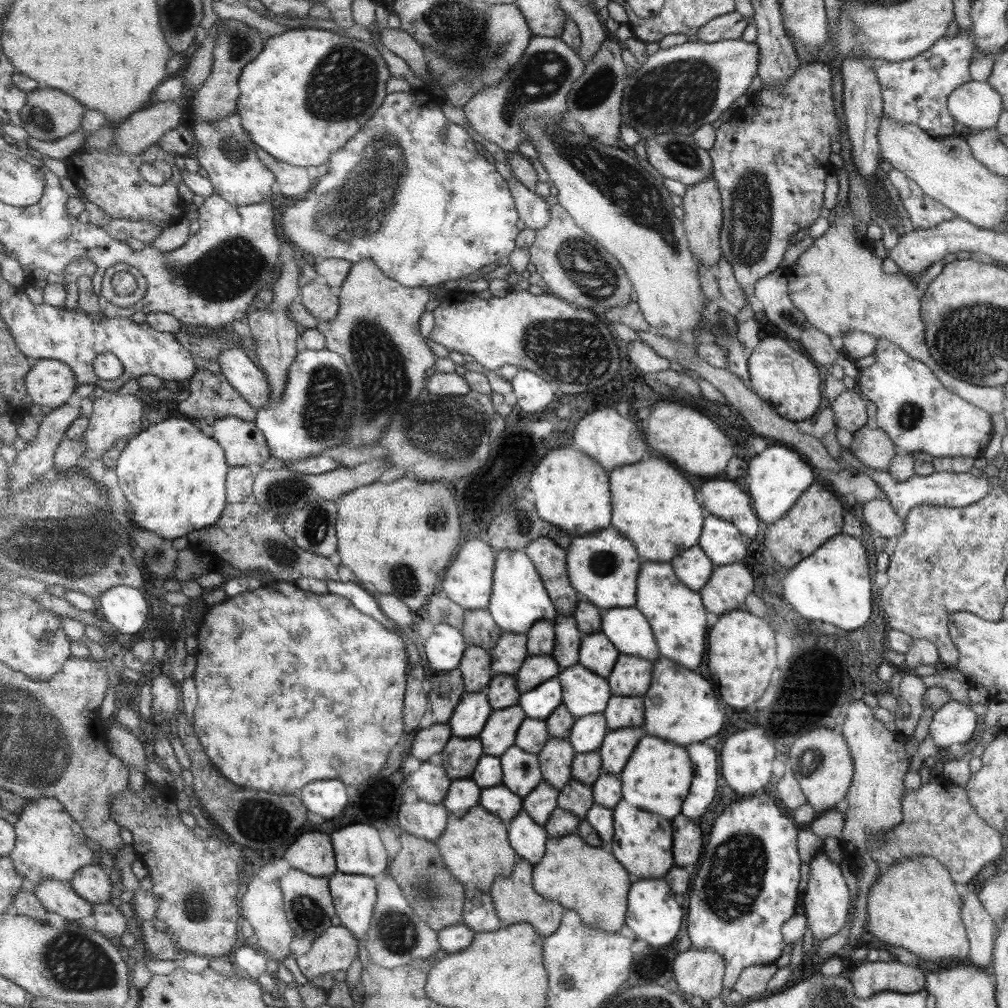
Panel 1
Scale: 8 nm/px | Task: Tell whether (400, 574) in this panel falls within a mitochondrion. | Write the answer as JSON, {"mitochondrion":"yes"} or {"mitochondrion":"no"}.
{"mitochondrion":"yes"}

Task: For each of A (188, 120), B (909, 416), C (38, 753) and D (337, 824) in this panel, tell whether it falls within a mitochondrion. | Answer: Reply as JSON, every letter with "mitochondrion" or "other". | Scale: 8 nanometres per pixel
{"A":"other","B":"mitochondrion","C":"mitochondrion","D":"other"}

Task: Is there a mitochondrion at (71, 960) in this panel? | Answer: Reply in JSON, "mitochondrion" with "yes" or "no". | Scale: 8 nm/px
{"mitochondrion":"yes"}

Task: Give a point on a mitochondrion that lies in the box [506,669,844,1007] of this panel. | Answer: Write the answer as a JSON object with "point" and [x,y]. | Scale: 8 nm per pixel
{"point":[744,866]}

